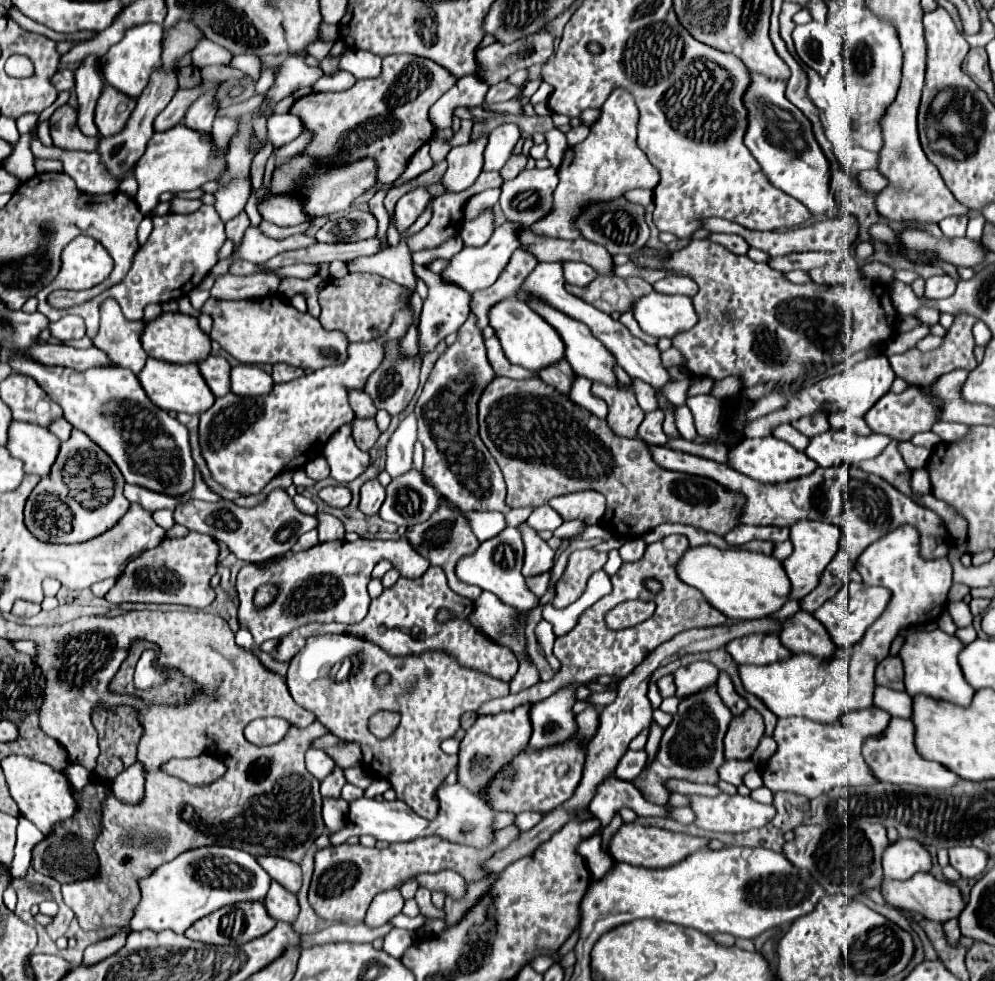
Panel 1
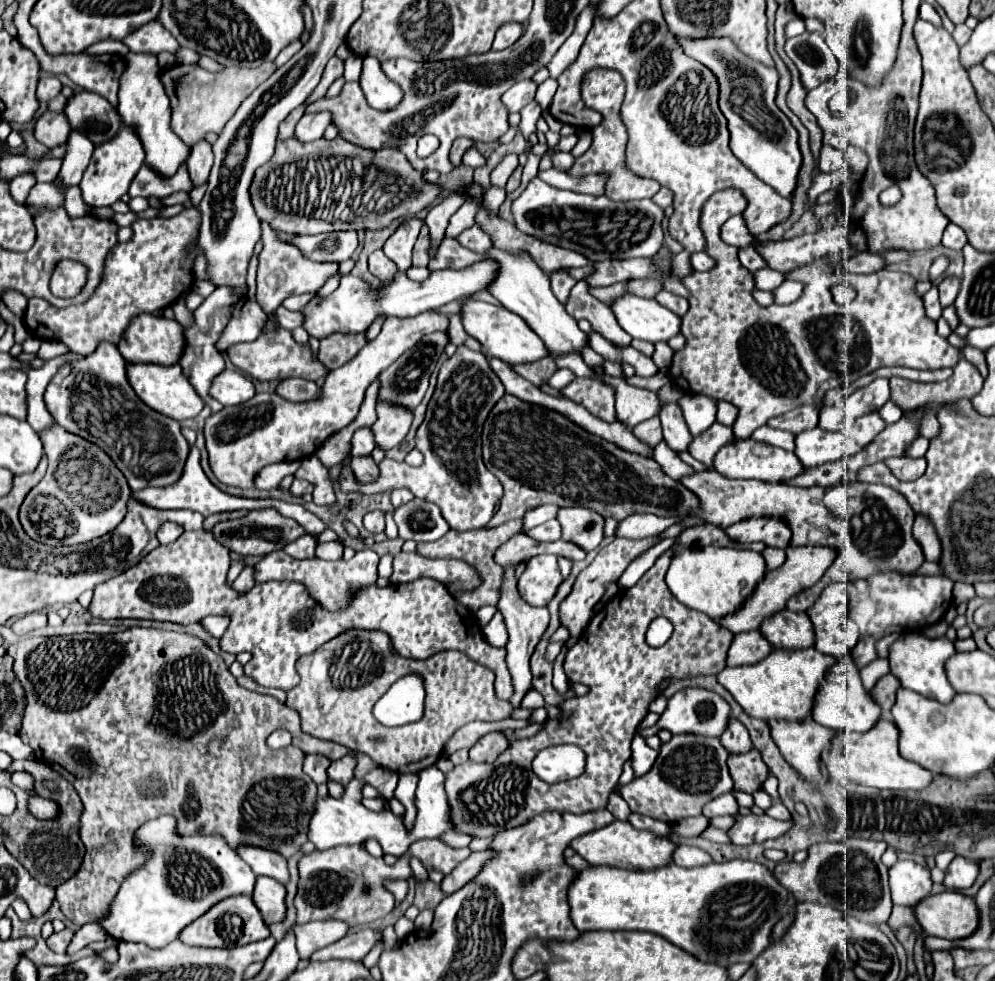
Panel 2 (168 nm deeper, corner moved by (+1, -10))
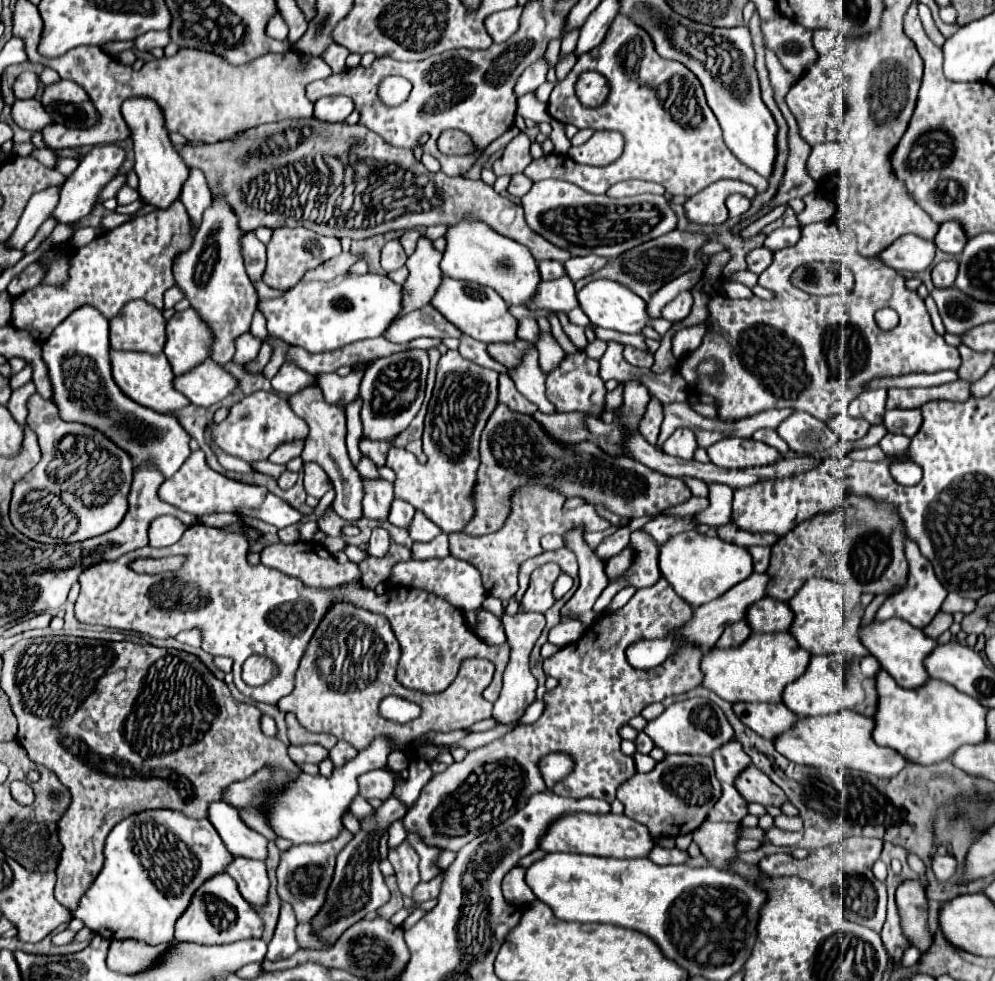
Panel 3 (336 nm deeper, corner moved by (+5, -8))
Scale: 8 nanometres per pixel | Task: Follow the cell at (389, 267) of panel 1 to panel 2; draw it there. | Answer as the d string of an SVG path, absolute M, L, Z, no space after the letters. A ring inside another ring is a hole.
M423 312L419 316L413 318L387 318L383 322L383 328L379 332L379 336L365 344L365 348L345 366L331 370L325 384L323 384L323 392L321 392L321 400L315 402L289 402L277 394L255 394L251 400L239 404L239 406L229 406L223 408L217 414L211 414L205 422L205 442L207 442L207 450L209 450L209 464L211 470L215 472L215 476L229 486L237 486L237 488L253 488L253 480L255 474L267 466L267 464L275 464L275 462L287 462L287 460L305 460L307 456L315 454L317 448L337 430L345 428L349 422L353 422L353 418L359 412L359 406L363 402L365 390L367 386L379 376L379 372L383 368L387 368L389 364L393 364L403 352L407 352L409 348L413 348L413 344L417 344L417 340L421 340L421 336L427 336L429 332L445 332L449 326L449 320L445 314L441 312Z

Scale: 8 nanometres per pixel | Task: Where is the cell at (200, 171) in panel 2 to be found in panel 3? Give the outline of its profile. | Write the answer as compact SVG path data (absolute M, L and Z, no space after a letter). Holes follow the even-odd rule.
M197 168L189 170L189 178L187 178L187 182L183 184L183 190L181 190L181 202L185 204L193 224L199 226L201 214L211 202L211 190L209 190L207 178L201 170L197 170Z

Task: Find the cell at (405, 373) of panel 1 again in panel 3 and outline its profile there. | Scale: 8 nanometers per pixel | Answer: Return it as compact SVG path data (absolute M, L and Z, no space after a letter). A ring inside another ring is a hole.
M361 438L359 440L359 450L361 454L369 456L377 466L385 464L385 454L391 448L391 442L387 440L369 440L369 438Z

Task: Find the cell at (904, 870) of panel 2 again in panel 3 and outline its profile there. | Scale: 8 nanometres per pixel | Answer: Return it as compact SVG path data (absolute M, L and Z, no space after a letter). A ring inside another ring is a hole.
M903 880L897 886L895 892L899 914L901 914L901 924L903 932L911 940L913 946L917 946L921 952L925 952L933 938L927 930L927 898L925 898L925 888L919 880Z

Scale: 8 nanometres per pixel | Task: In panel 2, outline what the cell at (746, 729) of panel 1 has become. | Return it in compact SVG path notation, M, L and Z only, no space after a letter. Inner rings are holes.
M751 750L747 754L735 754L729 756L729 774L735 782L735 790L753 794L763 788L763 782L769 776L769 768L761 760L761 754L757 750Z

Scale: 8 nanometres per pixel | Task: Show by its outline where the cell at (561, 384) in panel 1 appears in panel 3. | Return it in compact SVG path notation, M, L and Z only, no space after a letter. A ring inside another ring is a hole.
M517 340L513 344L495 344L495 346L487 346L489 354L493 360L501 362L507 368L517 368L521 364L521 358L525 354L525 350L529 350L533 344L525 342L525 340Z

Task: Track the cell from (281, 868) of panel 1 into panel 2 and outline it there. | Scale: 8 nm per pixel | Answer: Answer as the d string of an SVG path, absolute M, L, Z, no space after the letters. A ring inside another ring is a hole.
M237 846L237 854L251 866L257 876L269 876L287 884L289 872L287 862L281 854L267 850L267 848L253 848L253 846Z

